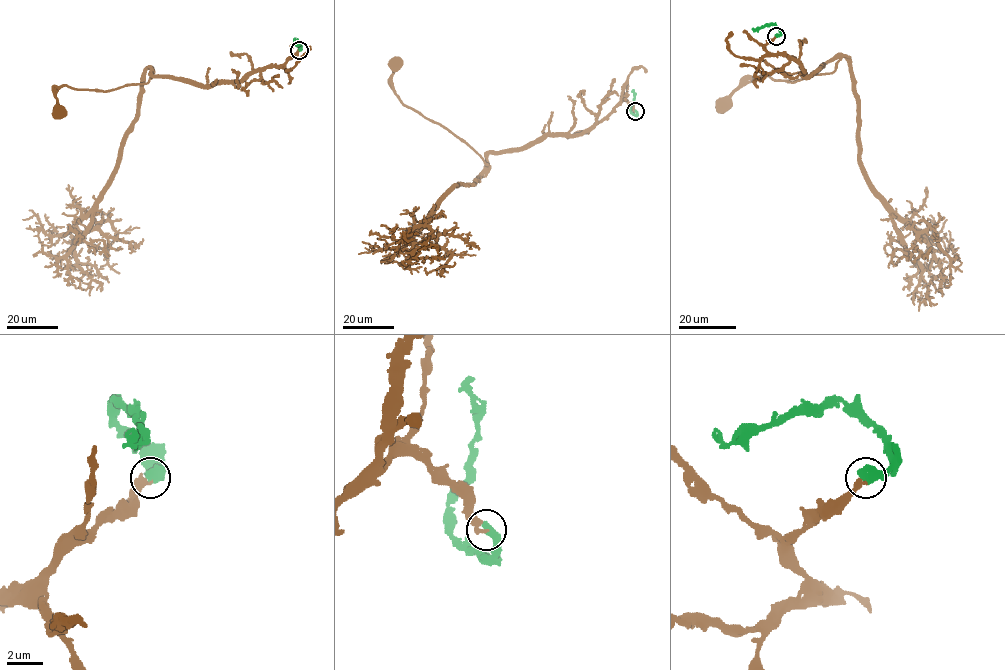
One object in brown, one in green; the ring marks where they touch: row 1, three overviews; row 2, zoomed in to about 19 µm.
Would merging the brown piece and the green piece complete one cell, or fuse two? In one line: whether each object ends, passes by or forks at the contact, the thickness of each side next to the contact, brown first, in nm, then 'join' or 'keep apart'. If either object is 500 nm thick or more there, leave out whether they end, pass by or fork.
brown ends | green ends | 200/480 nm | join

